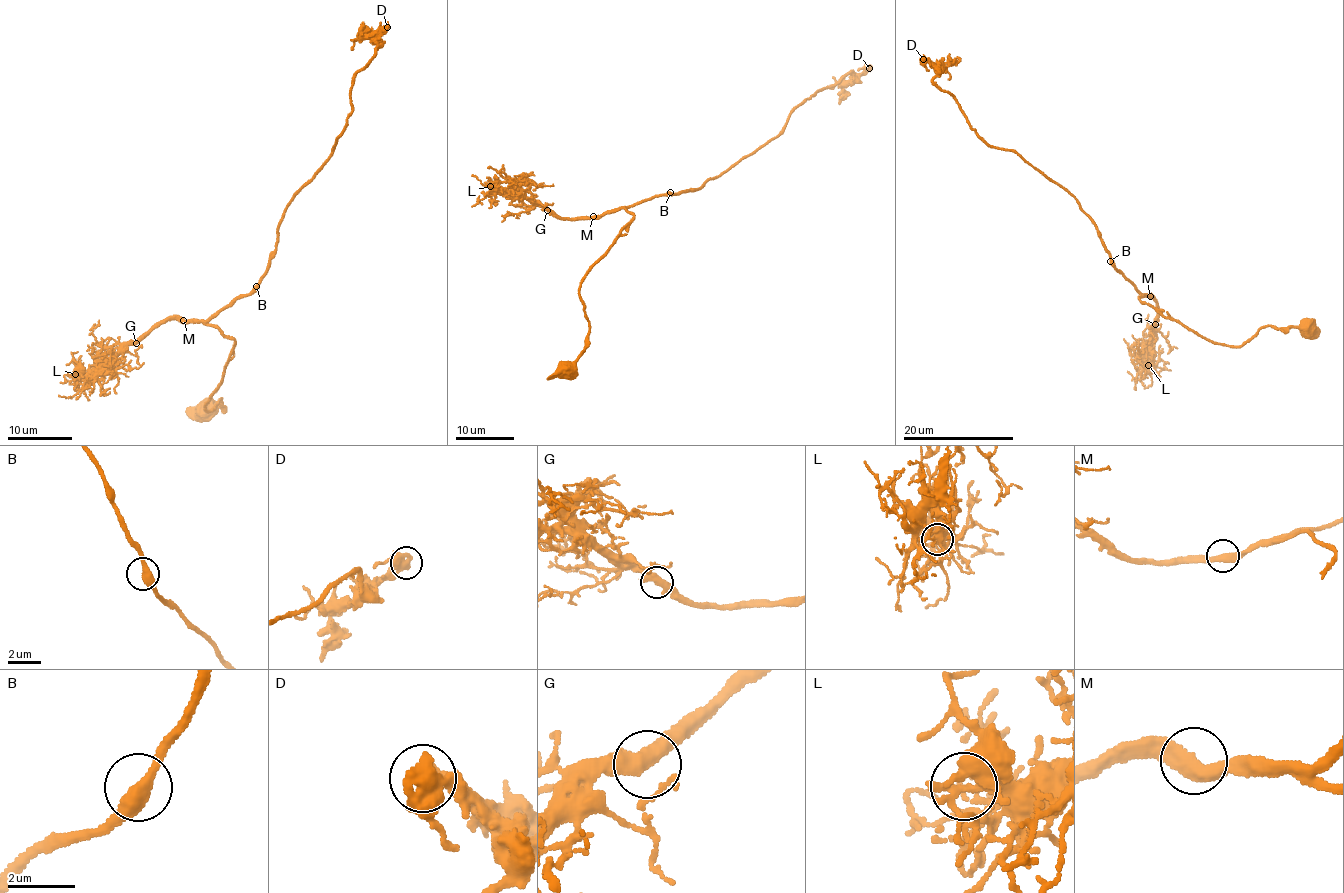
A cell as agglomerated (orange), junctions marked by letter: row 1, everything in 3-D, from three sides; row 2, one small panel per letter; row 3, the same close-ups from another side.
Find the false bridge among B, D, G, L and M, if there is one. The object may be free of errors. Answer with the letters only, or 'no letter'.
no letter

